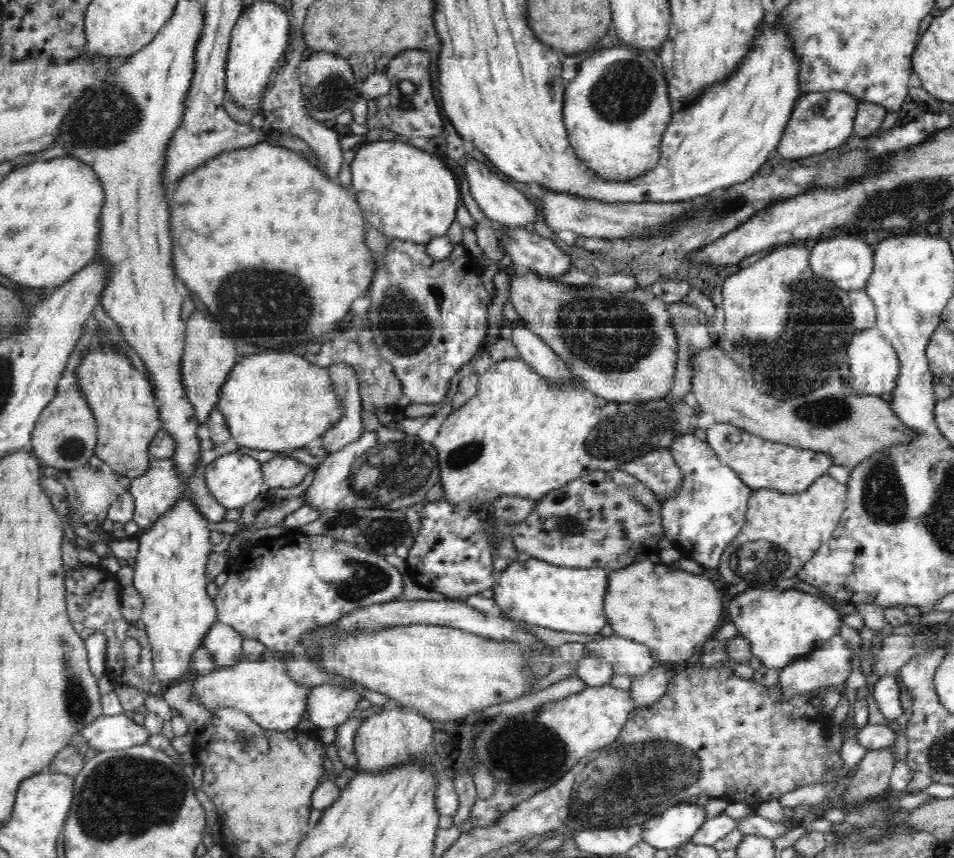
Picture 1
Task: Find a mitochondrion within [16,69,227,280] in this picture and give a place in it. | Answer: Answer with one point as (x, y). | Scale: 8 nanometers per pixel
(102, 121)

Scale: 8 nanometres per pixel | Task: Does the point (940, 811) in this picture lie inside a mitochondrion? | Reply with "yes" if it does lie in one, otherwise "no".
no

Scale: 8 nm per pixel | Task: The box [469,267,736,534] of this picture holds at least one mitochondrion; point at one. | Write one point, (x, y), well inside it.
(614, 335)

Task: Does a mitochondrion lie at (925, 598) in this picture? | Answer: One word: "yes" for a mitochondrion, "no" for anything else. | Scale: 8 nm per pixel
no

